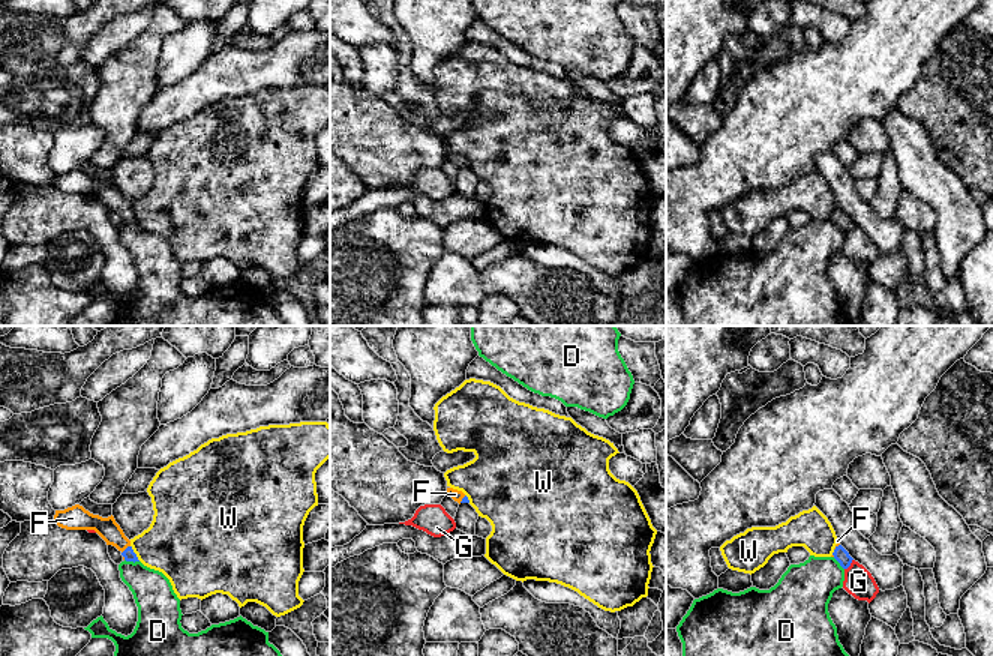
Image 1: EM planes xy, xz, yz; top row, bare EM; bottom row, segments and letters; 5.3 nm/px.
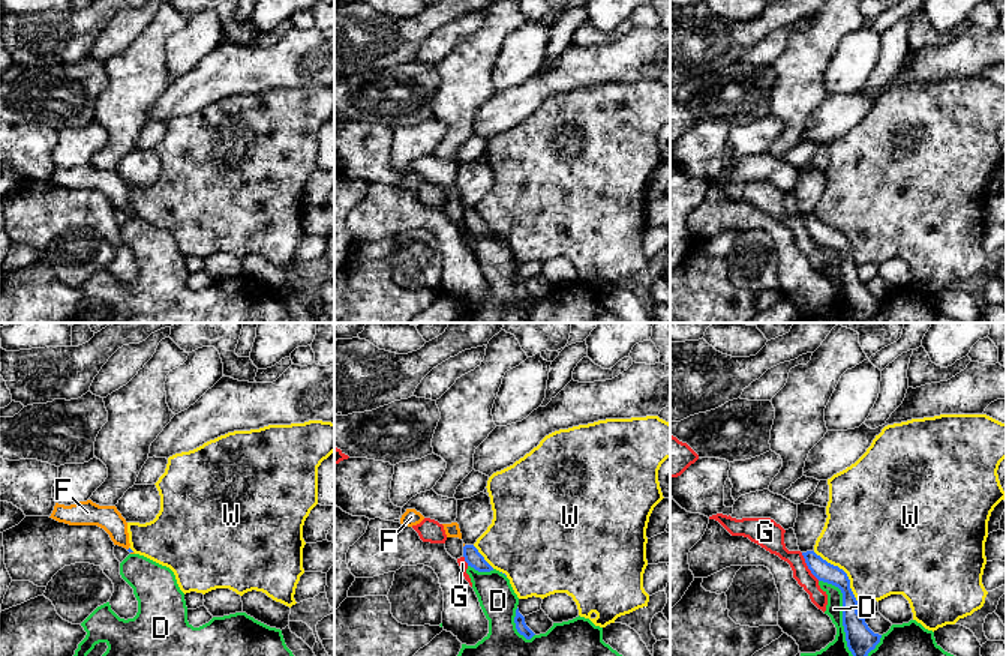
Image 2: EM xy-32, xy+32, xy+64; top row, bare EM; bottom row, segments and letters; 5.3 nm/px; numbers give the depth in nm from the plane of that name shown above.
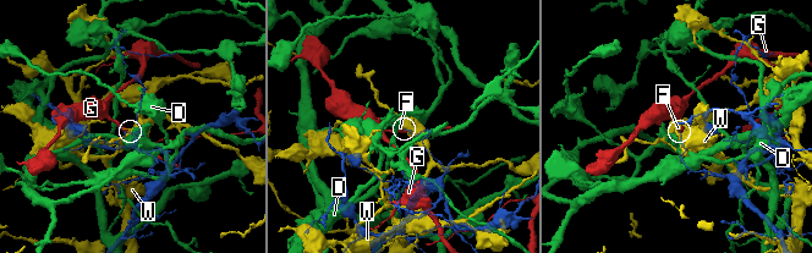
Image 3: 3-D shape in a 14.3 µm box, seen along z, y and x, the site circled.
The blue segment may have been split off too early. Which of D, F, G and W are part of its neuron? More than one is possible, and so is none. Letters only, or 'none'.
F

